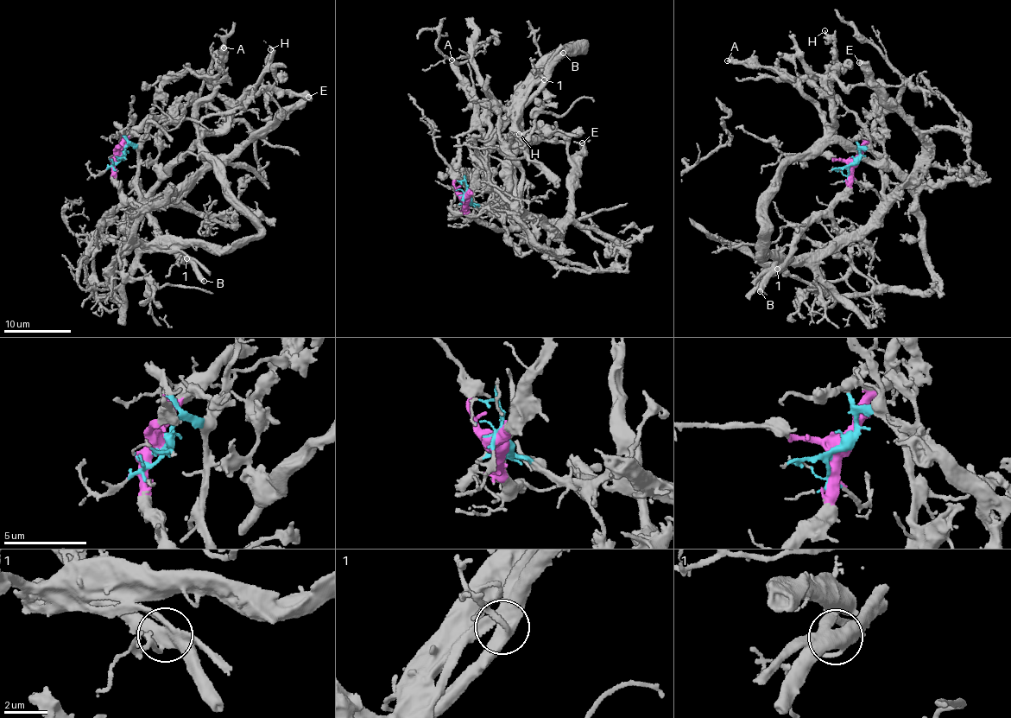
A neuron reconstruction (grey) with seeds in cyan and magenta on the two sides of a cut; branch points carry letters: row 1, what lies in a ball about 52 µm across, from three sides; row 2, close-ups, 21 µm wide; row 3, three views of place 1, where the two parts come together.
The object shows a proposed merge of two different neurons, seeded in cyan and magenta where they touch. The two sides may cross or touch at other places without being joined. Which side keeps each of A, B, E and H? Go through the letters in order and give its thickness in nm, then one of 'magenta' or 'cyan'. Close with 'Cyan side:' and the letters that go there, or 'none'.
A: 500 nm | cyan
B: 480 nm | magenta
E: 360 nm | cyan
H: 190 nm | cyan
Cyan side: A, E, H

